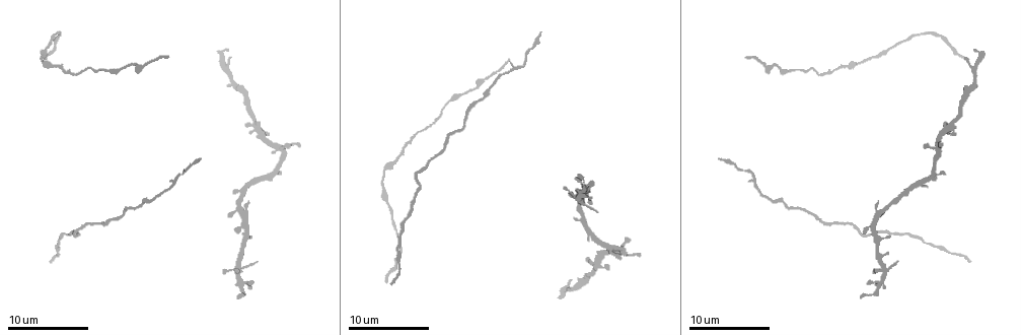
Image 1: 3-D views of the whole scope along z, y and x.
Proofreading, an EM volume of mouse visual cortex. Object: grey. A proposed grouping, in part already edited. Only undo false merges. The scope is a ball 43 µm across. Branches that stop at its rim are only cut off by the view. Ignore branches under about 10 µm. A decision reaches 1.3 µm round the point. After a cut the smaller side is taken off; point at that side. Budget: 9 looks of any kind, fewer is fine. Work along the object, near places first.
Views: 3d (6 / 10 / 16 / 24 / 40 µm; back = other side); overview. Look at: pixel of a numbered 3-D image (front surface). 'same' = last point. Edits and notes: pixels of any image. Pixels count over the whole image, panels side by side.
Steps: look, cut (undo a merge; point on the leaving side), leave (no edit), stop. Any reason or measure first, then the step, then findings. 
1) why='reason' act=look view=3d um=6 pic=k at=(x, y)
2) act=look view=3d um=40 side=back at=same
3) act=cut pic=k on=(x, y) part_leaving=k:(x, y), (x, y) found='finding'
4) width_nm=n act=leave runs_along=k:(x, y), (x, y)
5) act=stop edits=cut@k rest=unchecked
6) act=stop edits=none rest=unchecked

why='calibre changes' act=look view=3d um=6 pic=1 at=(784, 205)

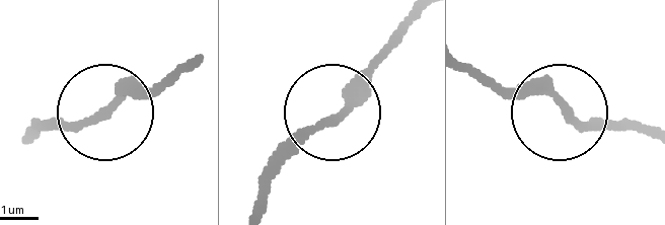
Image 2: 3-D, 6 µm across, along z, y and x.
act=leave found='continuous, no second cell'

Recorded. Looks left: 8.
act=look view=3d um=6 pic=1 at=(121, 215)

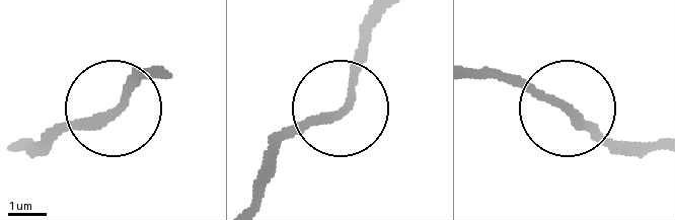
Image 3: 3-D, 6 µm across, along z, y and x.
act=look view=3d um=6 side=back pic=3 at=(112, 111)

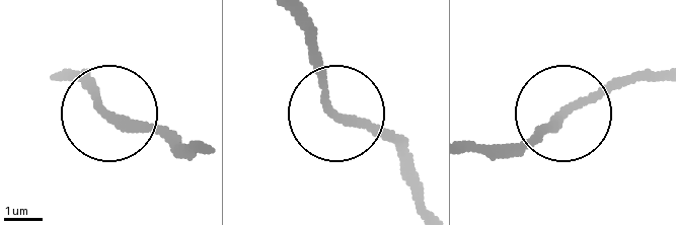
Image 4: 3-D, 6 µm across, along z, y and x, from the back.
act=leave found='one cell here'

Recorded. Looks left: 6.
why='narrows sharply' act=look view=3d um=10 pic=1 at=(418, 185)

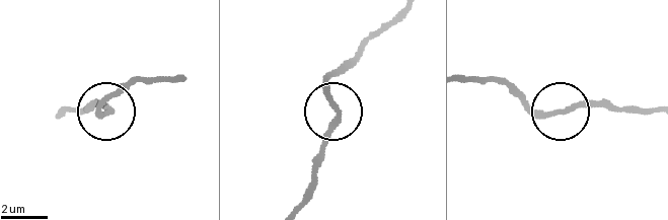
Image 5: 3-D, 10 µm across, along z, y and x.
act=leave found='one cell here'

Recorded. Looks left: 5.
why='sudden change in width' act=look view=3d um=10 pic=1 at=(445, 102)

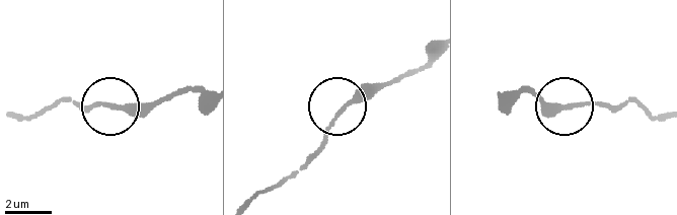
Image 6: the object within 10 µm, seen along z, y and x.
act=leave runs_along=6:(255, 199), (285, 182), (313, 152), (336, 114), (381, 84) found='continuous, no second cell'

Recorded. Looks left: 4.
act=stop edits=none rest=unchecked

